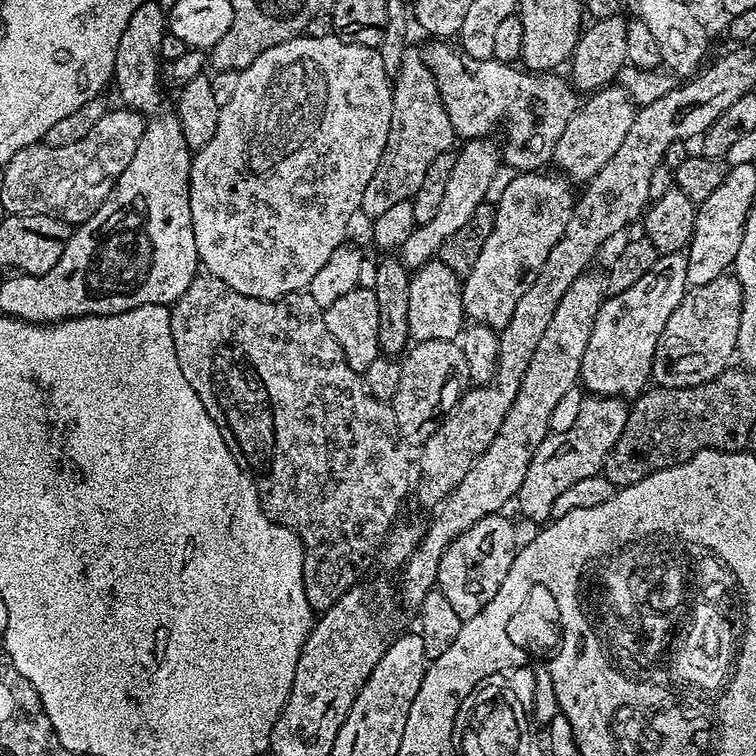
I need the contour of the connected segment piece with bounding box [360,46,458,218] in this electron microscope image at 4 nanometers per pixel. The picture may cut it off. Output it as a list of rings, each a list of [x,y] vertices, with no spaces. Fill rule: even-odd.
[[[408,46],[392,80],[392,113],[386,150],[382,150],[374,178],[366,182],[360,212],[368,215],[368,218],[374,218],[390,210],[390,206],[395,206],[397,202],[411,200],[418,186],[422,186],[422,178],[426,178],[430,162],[434,162],[438,154],[453,151],[452,143],[457,143],[457,140],[456,132],[450,126],[450,118],[440,102],[434,74],[426,66],[423,55]]]

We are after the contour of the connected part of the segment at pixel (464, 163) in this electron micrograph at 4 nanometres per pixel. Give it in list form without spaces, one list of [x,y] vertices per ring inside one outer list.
[[[481,138],[479,140],[464,140],[462,146],[464,146],[464,149],[459,149],[459,151],[456,152],[456,161],[454,162],[454,170],[450,170],[450,178],[446,178],[446,190],[442,194],[442,202],[438,206],[438,214],[434,214],[434,218],[430,218],[430,222],[426,222],[425,224],[417,224],[416,229],[412,231],[410,234],[410,238],[406,238],[406,242],[402,247],[398,249],[398,256],[399,259],[403,260],[404,264],[409,268],[409,270],[415,270],[418,268],[421,268],[424,264],[428,263],[429,260],[433,259],[439,253],[440,247],[442,246],[442,242],[446,242],[446,238],[450,238],[450,234],[455,234],[456,231],[459,230],[460,227],[466,226],[466,221],[470,219],[470,214],[474,214],[474,210],[478,210],[478,206],[482,203],[485,203],[489,199],[488,197],[488,191],[492,188],[492,183],[496,180],[496,171],[499,170],[499,168],[502,168],[502,152],[499,147],[496,148],[494,145],[492,145],[493,141],[488,138]]]

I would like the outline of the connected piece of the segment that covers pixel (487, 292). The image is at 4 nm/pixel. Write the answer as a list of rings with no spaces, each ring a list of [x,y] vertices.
[[[552,170],[521,172],[513,175],[513,180],[501,190],[500,201],[495,201],[494,230],[490,230],[490,238],[486,238],[486,246],[482,246],[482,254],[478,254],[474,266],[462,280],[464,285],[462,306],[465,317],[471,323],[485,324],[497,330],[504,328],[514,314],[514,306],[518,306],[518,298],[526,294],[526,290],[532,285],[532,279],[540,271],[546,258],[550,258],[550,250],[554,250],[554,242],[562,238],[566,230],[566,222],[572,213],[573,185],[563,175],[548,171]]]

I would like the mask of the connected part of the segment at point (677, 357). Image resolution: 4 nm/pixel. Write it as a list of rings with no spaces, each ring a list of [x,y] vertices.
[[[732,274],[714,278],[706,286],[689,287],[658,338],[652,380],[661,388],[689,388],[710,382],[725,372],[737,355],[743,297],[742,286]]]

